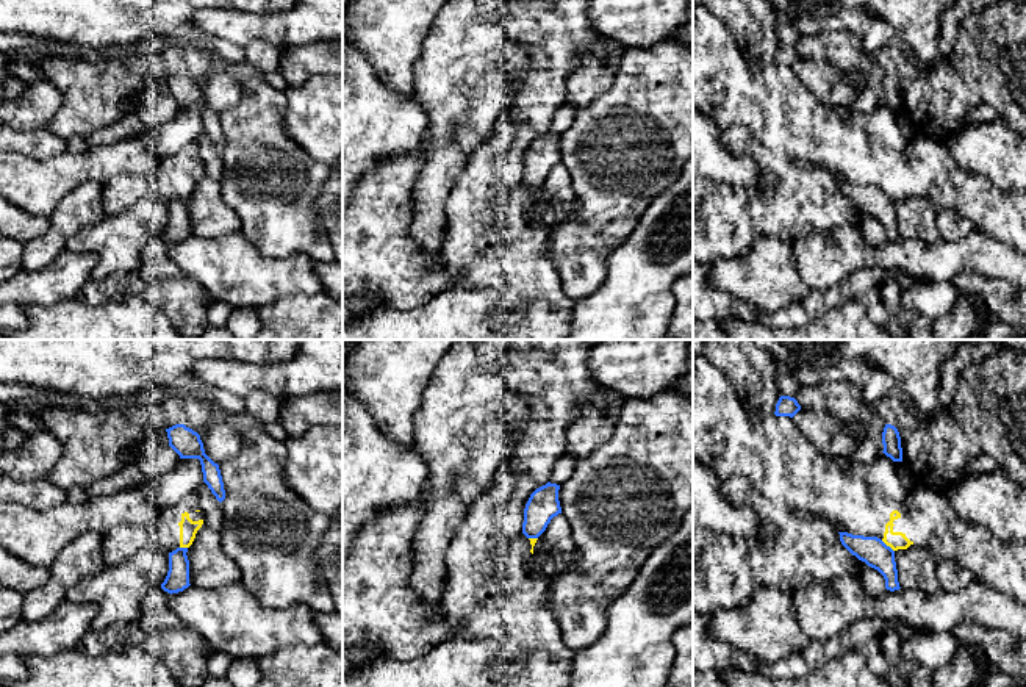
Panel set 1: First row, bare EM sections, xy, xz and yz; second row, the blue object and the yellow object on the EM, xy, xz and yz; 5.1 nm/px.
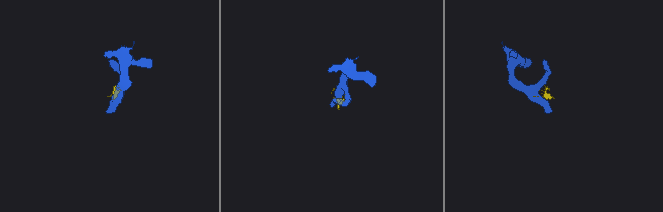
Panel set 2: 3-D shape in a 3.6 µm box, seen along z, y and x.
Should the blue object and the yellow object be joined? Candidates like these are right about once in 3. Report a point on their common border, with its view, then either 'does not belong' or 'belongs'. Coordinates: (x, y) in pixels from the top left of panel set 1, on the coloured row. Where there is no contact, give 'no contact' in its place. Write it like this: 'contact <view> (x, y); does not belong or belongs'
contact yz (886, 545); does not belong

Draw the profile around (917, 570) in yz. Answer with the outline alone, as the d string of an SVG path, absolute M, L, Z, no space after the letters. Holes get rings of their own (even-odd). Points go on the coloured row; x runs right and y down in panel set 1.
M907 548L895 551L898 582L906 590L923 590L935 593L940 588L937 576L937 560L929 551Z

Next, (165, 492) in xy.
M181 459L172 471L153 479L149 485L149 498L155 507L174 507L203 484L199 459Z

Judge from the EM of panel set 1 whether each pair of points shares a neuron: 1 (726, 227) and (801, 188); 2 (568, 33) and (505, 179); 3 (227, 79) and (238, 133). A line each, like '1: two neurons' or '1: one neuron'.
1: one neuron
2: one neuron
3: two neurons

